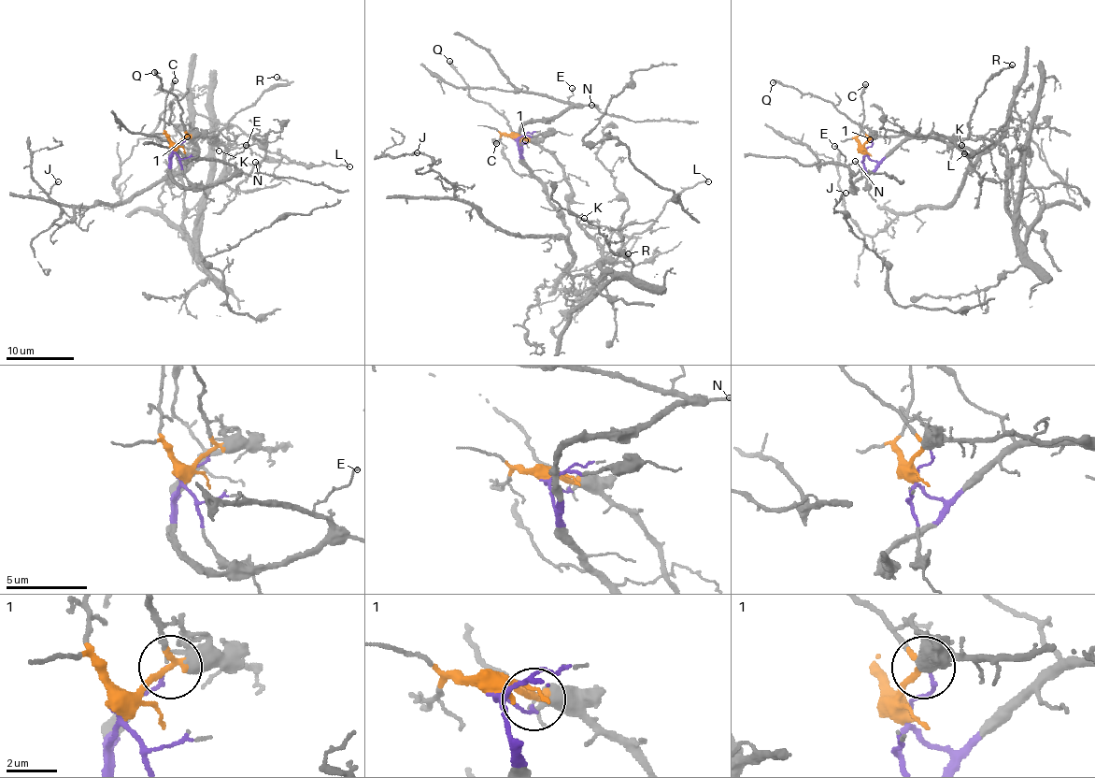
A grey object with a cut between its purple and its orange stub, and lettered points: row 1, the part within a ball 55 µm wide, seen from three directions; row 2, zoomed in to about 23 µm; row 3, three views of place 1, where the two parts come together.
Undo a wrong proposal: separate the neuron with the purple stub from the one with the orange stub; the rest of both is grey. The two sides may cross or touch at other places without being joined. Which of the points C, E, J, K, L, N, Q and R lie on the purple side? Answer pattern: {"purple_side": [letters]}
{"purple_side": ["E", "J", "L", "N"]}

